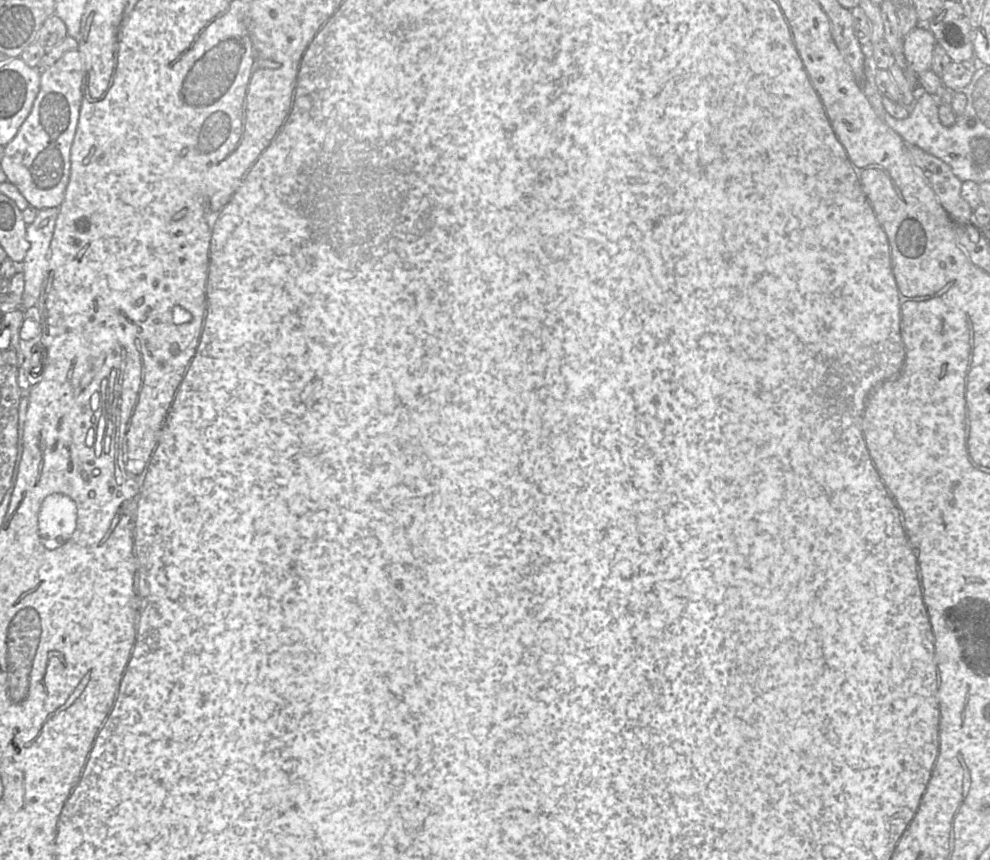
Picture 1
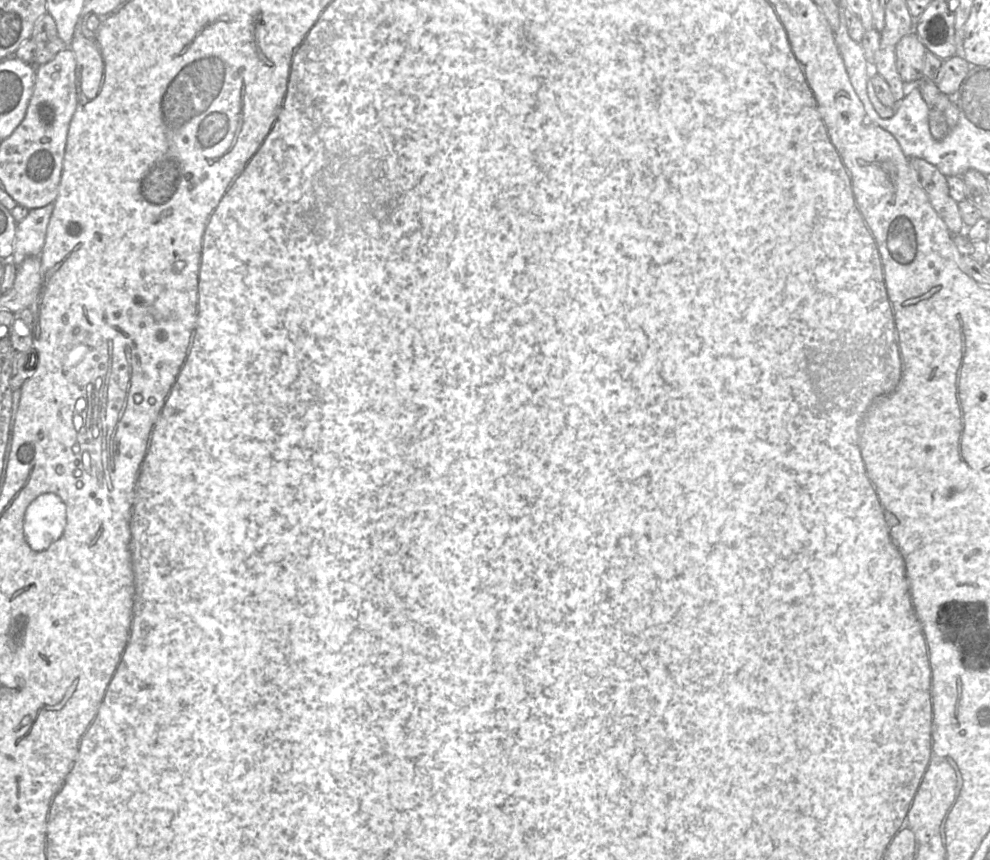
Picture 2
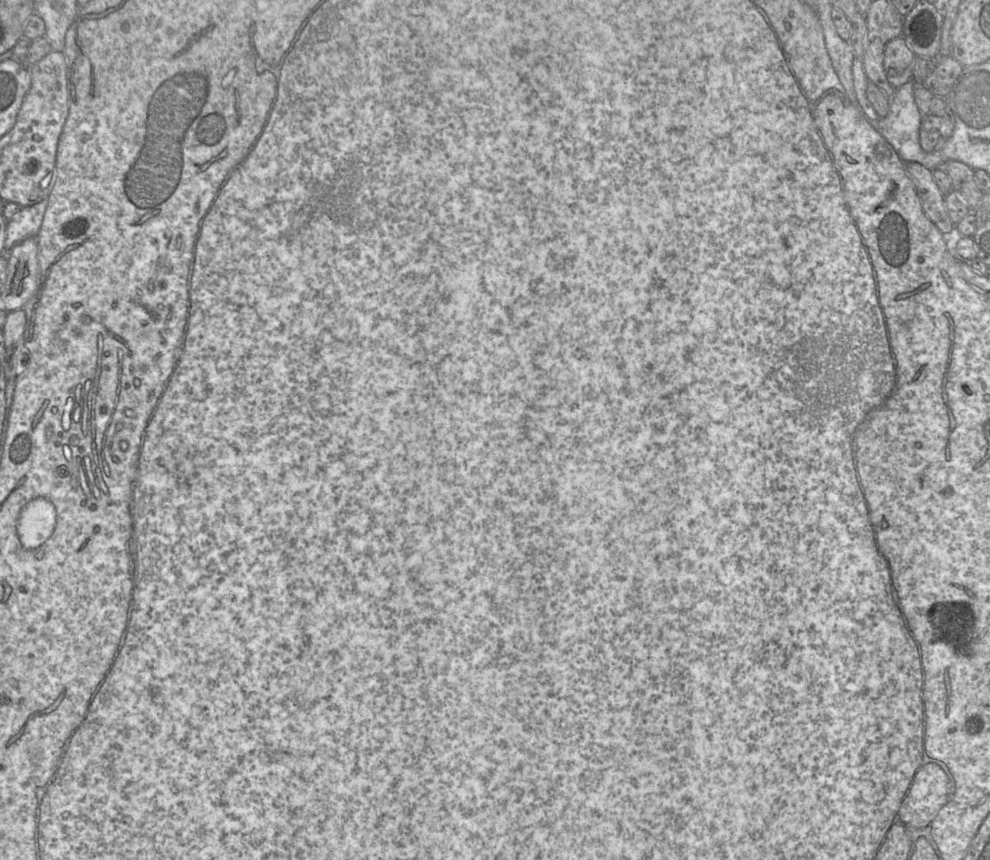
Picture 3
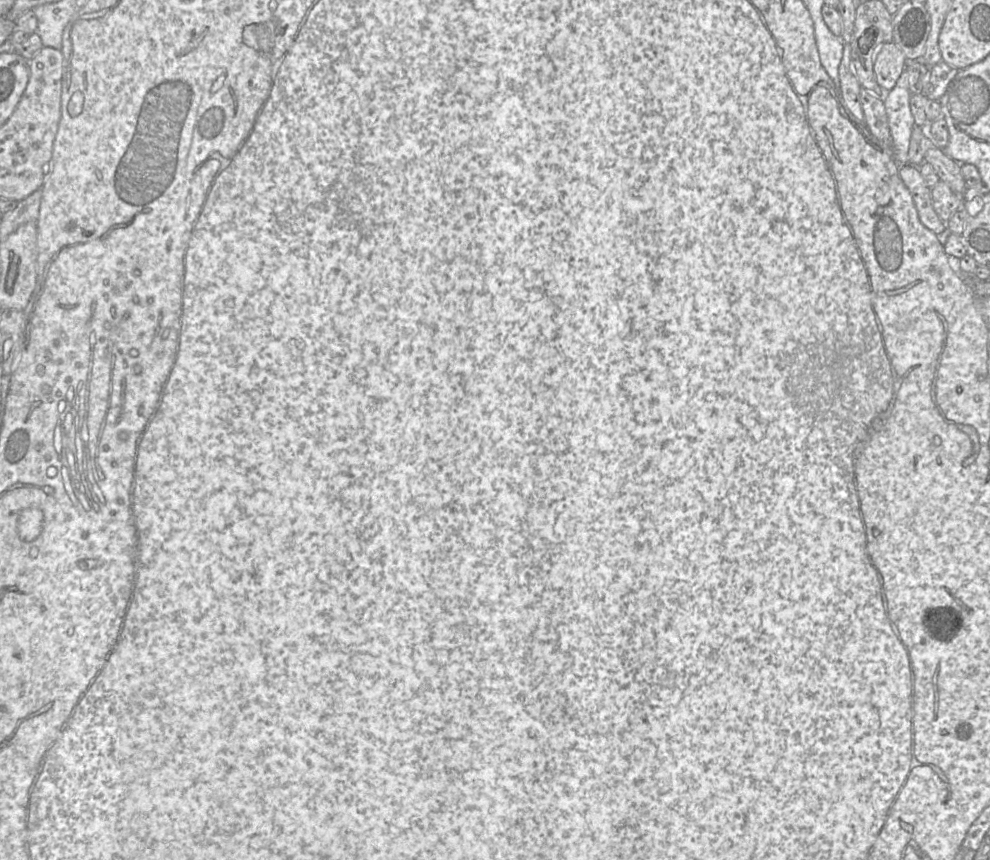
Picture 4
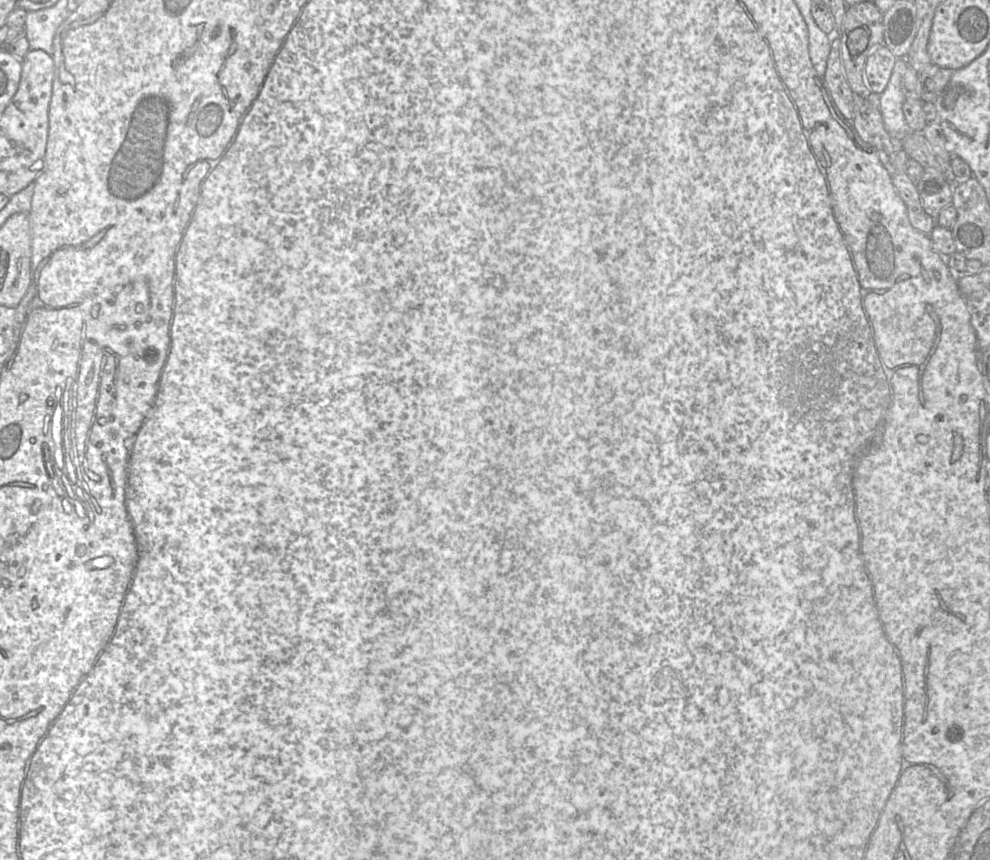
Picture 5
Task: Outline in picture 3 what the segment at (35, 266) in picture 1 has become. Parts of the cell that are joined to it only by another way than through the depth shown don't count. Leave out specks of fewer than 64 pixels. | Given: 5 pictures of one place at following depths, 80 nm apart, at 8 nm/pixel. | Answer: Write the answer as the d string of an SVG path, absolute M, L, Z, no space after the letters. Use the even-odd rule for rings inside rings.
M47 200L22 207L8 220L6 227L5 252L10 251L21 241L36 237L47 208Z

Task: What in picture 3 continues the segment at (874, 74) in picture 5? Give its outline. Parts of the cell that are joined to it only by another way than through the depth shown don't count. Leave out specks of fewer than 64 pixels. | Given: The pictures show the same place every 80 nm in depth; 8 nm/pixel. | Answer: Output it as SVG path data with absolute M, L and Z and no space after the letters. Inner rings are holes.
M902 37L885 45L883 66L888 83L894 88L912 81L913 64L917 57Z

